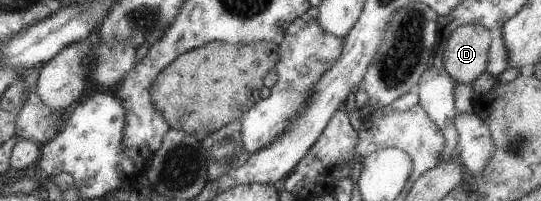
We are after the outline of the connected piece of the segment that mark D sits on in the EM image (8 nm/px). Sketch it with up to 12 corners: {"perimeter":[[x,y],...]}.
{"perimeter":[[457,27],[443,62],[453,82],[472,85],[486,72],[490,31]]}

